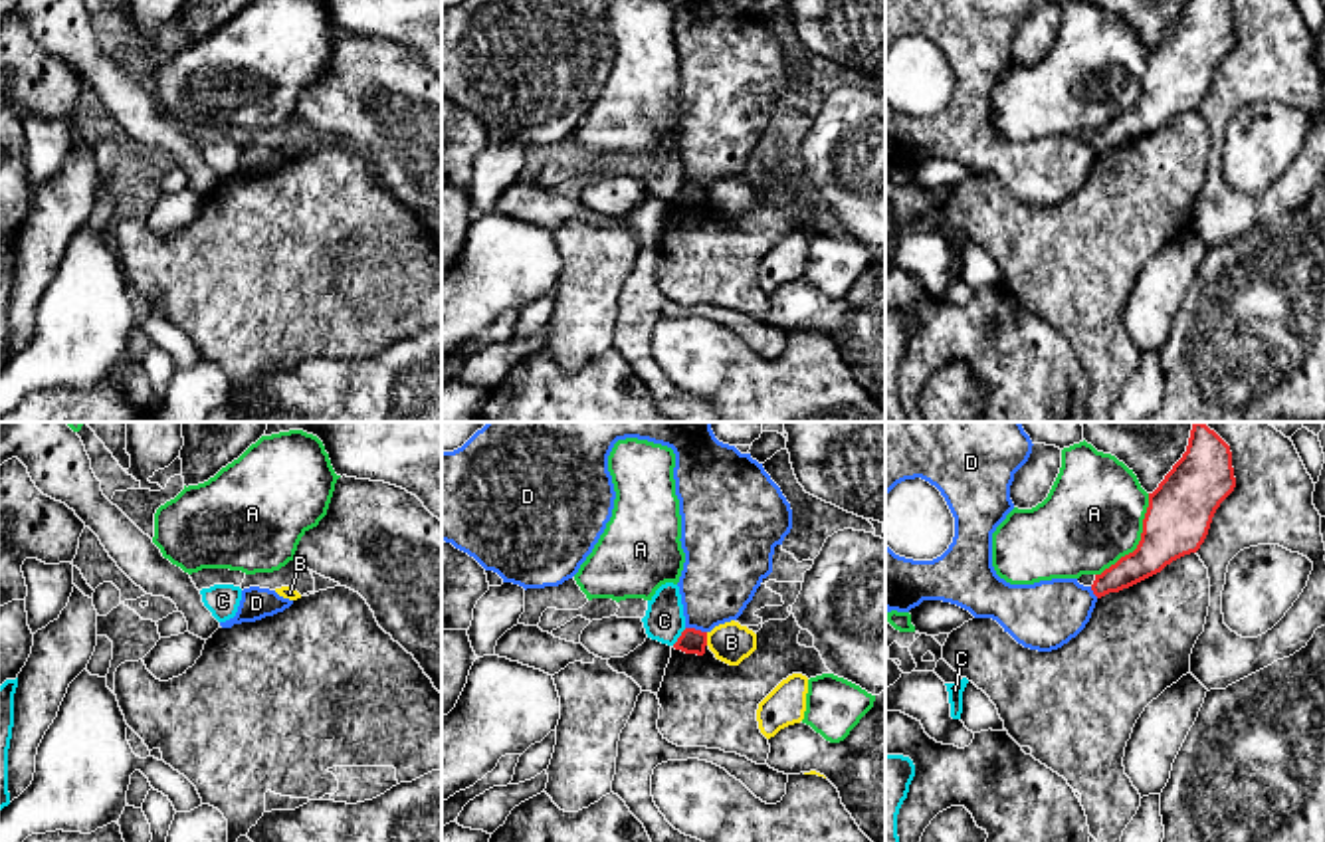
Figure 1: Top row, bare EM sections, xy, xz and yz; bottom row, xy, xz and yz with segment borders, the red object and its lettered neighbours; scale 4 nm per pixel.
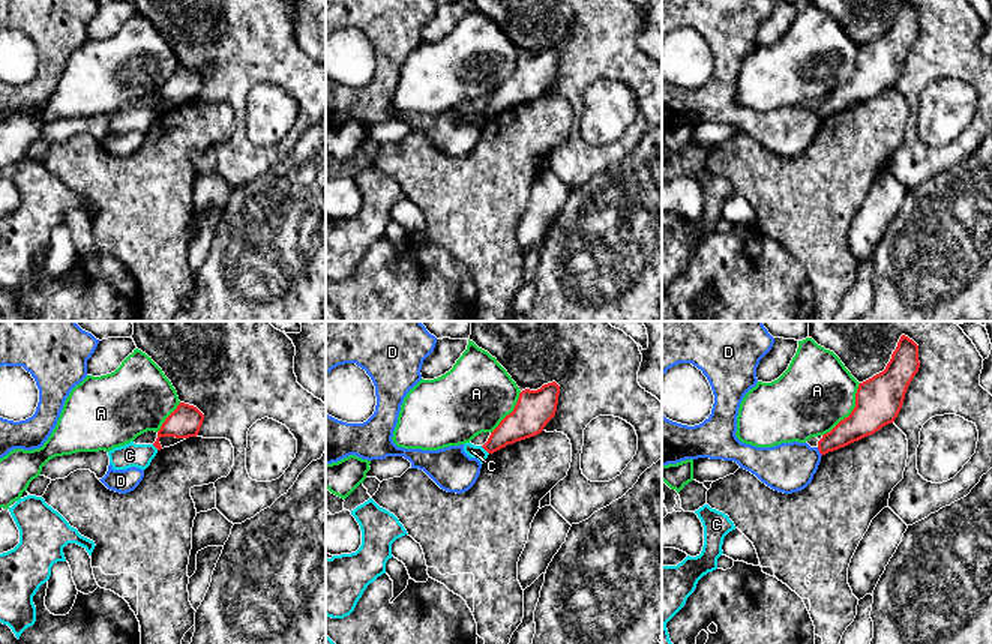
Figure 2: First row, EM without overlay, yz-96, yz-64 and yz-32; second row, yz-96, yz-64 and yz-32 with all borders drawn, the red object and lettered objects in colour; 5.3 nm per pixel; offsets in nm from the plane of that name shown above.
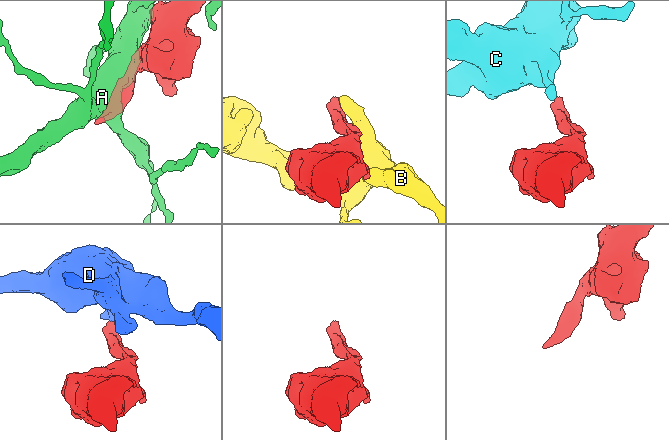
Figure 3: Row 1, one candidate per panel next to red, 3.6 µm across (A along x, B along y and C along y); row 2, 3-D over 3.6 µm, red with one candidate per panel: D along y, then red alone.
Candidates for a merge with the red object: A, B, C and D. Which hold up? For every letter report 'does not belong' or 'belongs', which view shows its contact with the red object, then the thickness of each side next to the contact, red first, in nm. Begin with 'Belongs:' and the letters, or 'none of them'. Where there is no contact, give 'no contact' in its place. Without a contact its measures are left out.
Belongs: none of them
A: does not belong; meets red in yz; 260 nm thick on the red side, 400 nm on the other
B: does not belong; meets red in xz; 100 nm thick on the red side, 160 nm on the other
C: does not belong; meets red in xz; 100 nm thick on the red side, 170 nm on the other
D: does not belong; meets red in xz; 100 nm thick on the red side, 320 nm on the other

